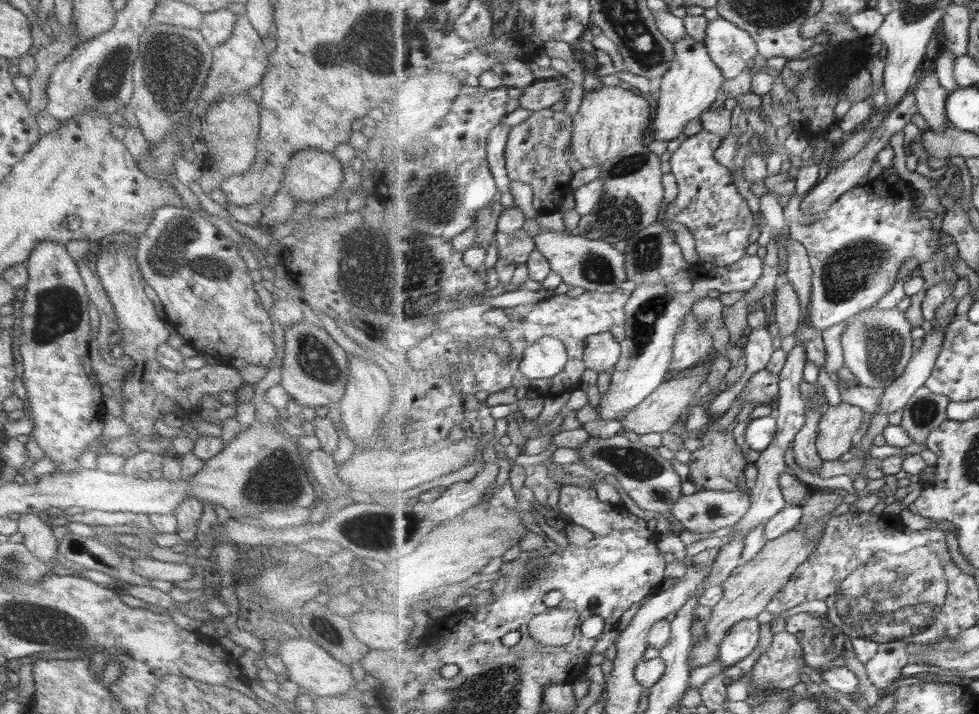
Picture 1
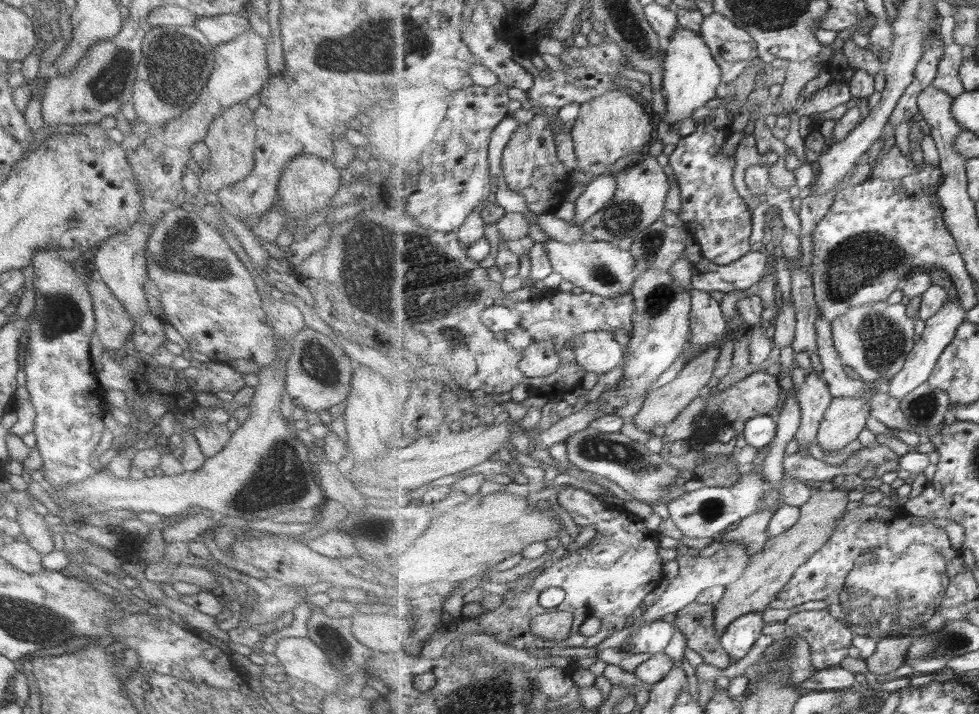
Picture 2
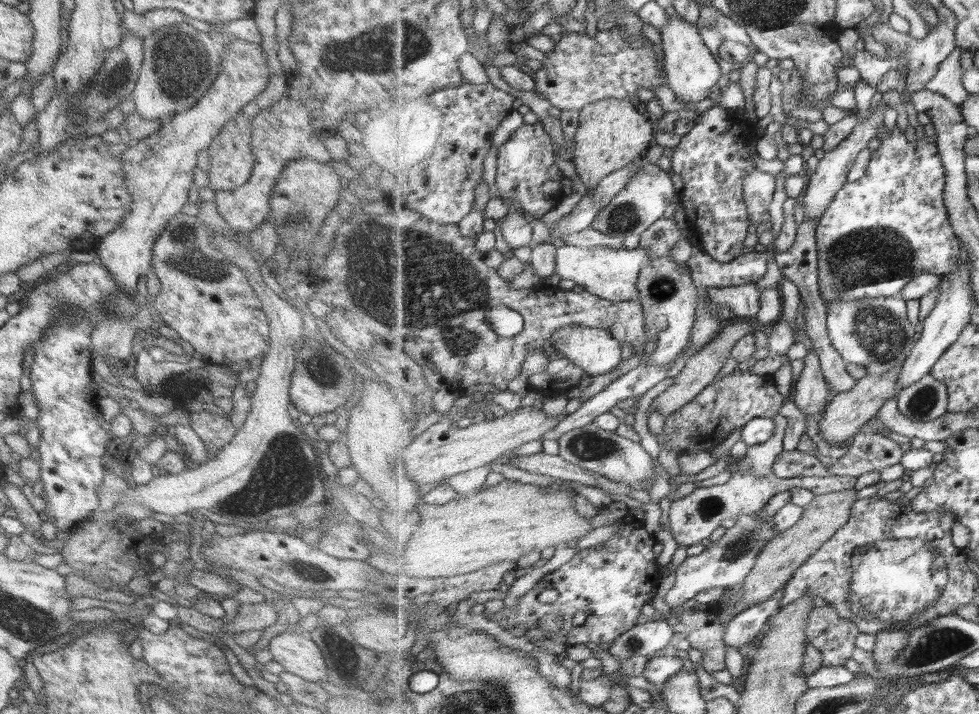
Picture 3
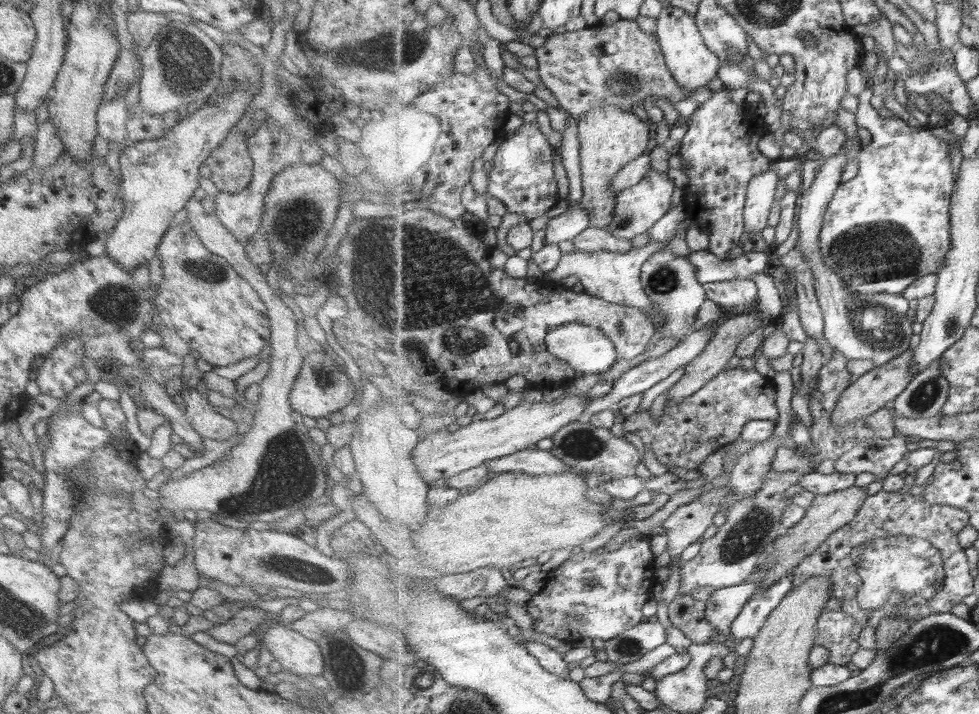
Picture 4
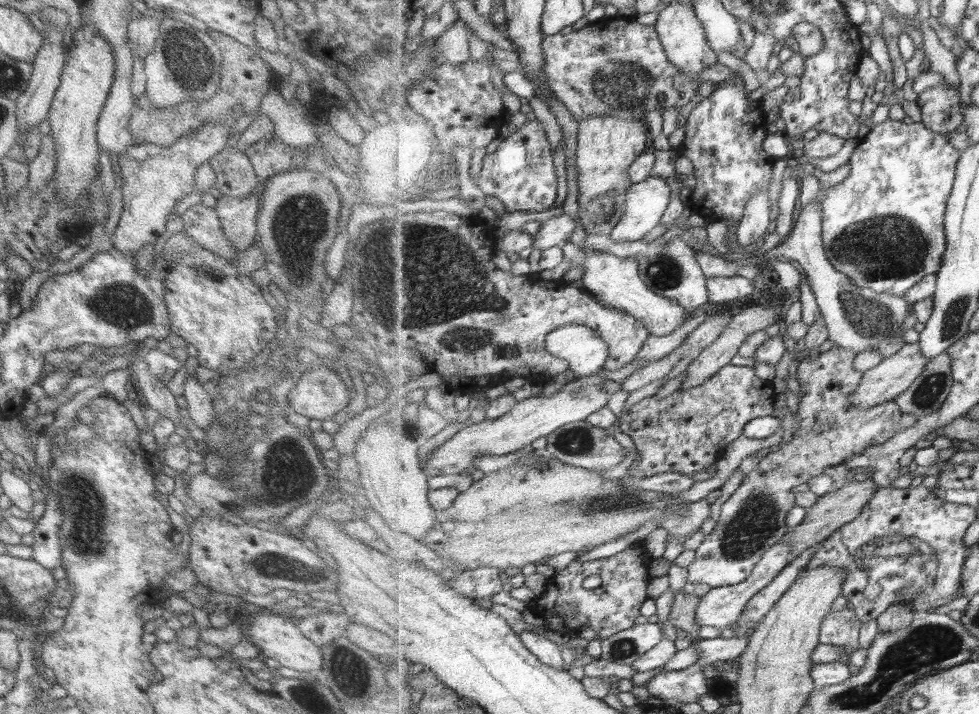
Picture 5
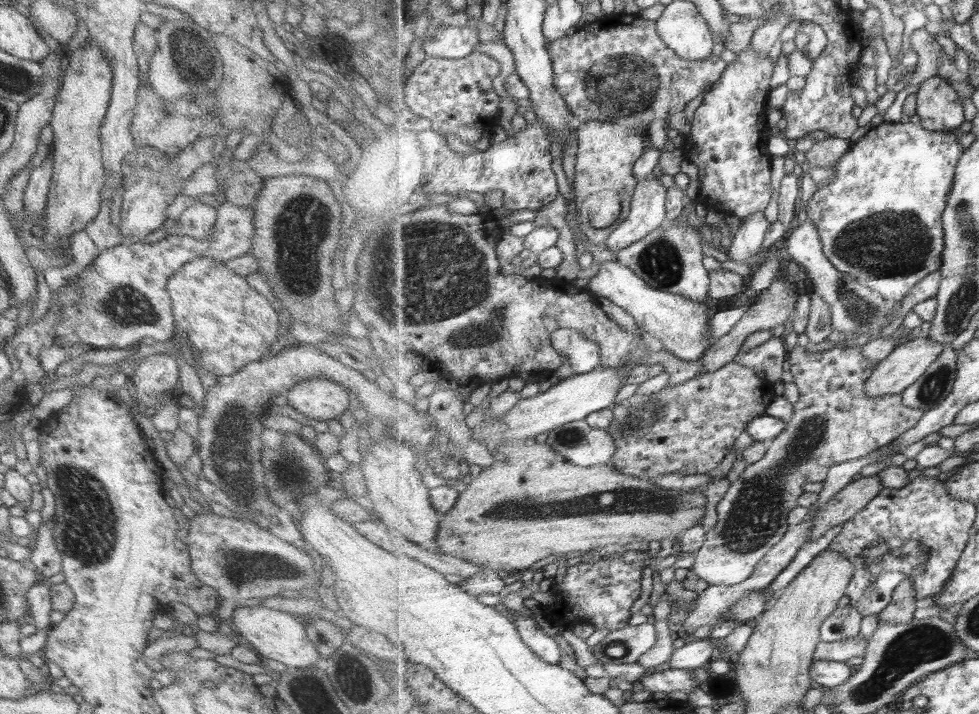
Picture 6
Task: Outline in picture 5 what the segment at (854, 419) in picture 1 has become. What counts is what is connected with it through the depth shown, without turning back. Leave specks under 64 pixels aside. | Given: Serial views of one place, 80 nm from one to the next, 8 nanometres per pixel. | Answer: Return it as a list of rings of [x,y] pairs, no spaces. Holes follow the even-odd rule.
[[[920,341],[907,343],[897,354],[884,358],[872,369],[865,372],[861,384],[853,395],[849,396],[849,404],[857,406],[859,410],[869,410],[875,406],[881,406],[885,402],[891,402],[904,394],[911,385],[923,374],[925,367],[929,364],[930,358],[923,354]]]

